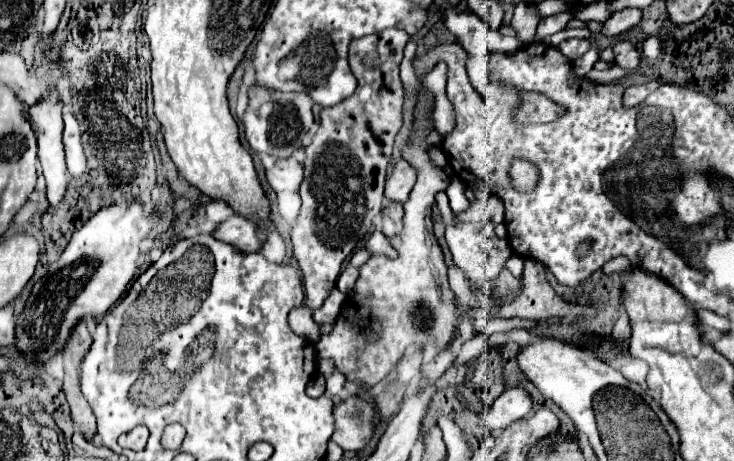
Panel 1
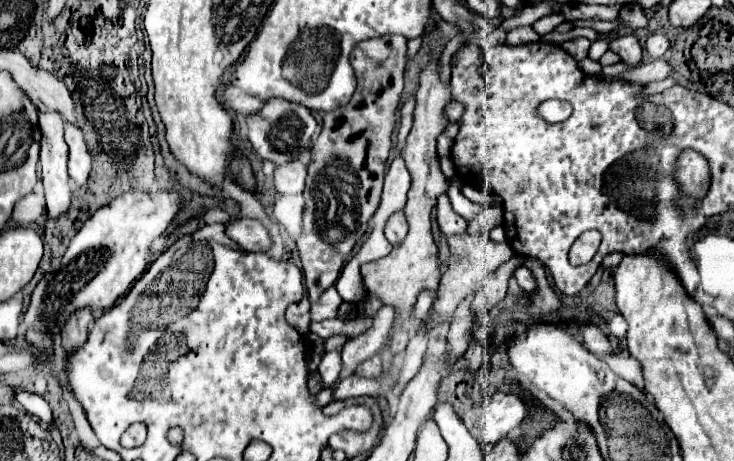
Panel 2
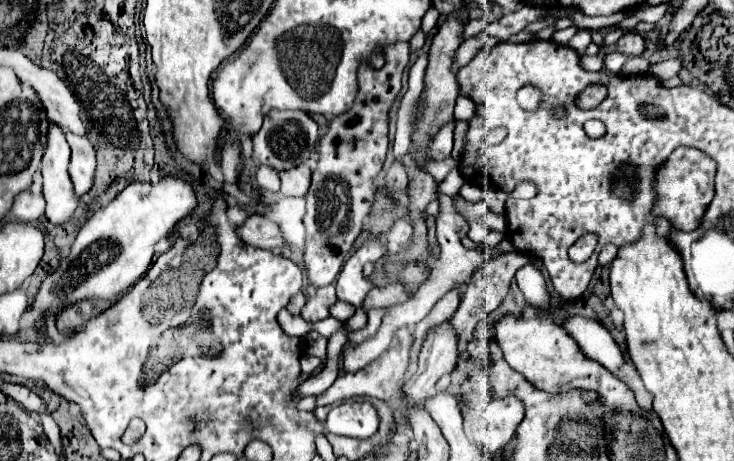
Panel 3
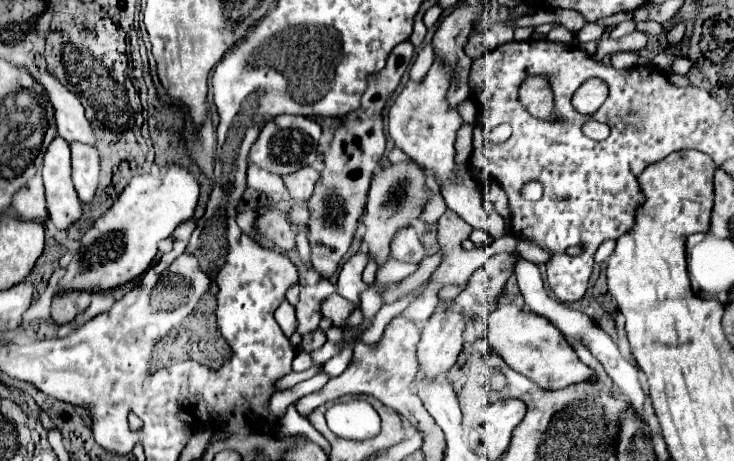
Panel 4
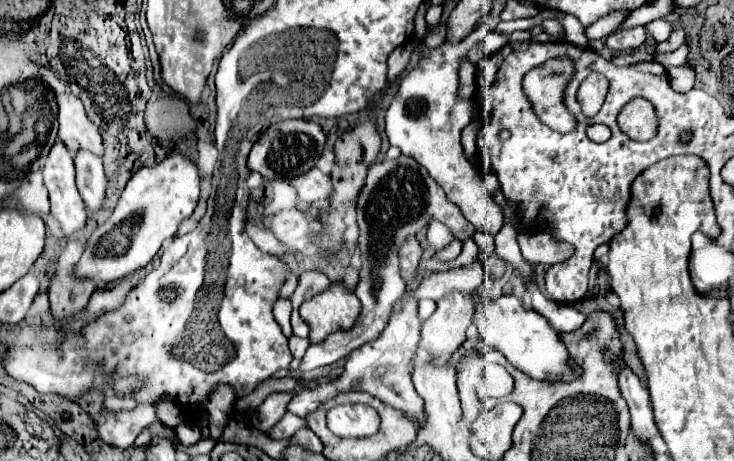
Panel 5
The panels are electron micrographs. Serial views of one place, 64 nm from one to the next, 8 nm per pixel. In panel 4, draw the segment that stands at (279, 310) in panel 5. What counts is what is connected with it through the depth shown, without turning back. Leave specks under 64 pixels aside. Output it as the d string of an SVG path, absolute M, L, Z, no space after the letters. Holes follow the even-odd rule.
M284 302L284 304L276 310L276 322L280 324L282 332L284 332L288 338L298 330L296 312L294 312L294 308L292 308L288 302Z

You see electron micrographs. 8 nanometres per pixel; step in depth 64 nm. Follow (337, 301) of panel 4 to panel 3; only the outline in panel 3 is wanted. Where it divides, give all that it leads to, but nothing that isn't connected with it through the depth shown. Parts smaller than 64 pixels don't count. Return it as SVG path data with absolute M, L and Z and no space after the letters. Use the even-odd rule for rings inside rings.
M336 302L330 310L330 314L336 318L336 320L348 320L352 314L356 312L356 308L348 302Z

